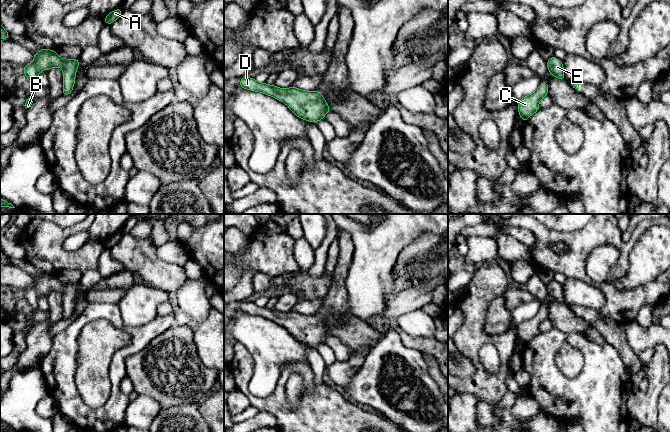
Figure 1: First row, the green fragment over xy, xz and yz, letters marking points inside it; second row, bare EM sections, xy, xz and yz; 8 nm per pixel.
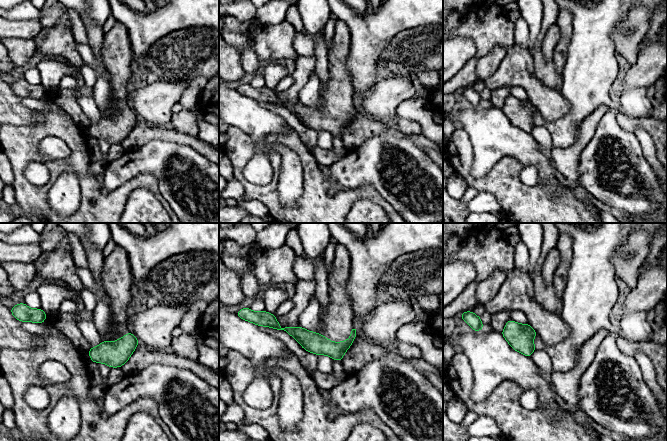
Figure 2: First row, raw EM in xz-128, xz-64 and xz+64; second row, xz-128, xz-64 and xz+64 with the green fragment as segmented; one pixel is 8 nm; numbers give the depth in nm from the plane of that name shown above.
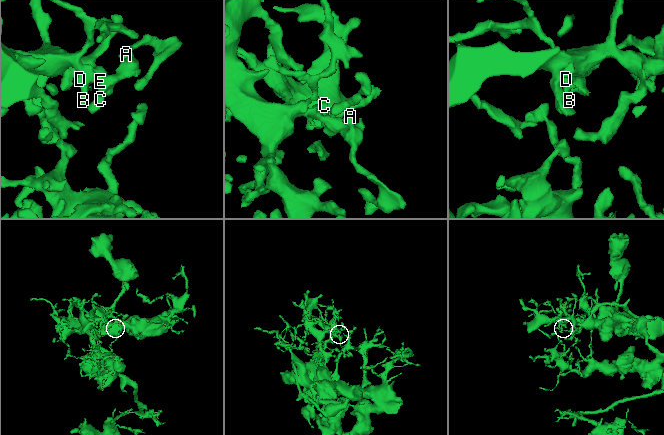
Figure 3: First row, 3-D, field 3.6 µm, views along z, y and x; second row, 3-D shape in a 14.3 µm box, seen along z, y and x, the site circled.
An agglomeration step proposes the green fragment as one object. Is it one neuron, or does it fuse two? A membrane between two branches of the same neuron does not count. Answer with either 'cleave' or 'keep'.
keep

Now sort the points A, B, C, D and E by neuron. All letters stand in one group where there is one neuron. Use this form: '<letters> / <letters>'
A B C D E

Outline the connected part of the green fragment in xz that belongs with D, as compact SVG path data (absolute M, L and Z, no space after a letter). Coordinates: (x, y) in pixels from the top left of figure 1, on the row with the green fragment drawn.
M242 77L239 86L251 91L264 93L284 102L300 119L316 123L331 112L323 95L319 91L303 91L294 86L283 89L265 82L259 83L255 78Z

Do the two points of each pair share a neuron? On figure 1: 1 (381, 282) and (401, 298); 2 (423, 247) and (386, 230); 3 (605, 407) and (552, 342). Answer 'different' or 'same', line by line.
1: different
2: different
3: same

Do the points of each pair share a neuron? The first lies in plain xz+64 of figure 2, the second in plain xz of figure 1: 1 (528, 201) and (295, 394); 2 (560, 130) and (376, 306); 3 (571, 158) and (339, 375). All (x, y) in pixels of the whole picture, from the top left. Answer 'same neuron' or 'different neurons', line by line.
1: different neurons
2: same neuron
3: same neuron

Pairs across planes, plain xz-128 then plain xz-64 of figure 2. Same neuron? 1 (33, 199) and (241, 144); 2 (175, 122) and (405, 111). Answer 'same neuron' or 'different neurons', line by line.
1: same neuron
2: different neurons

